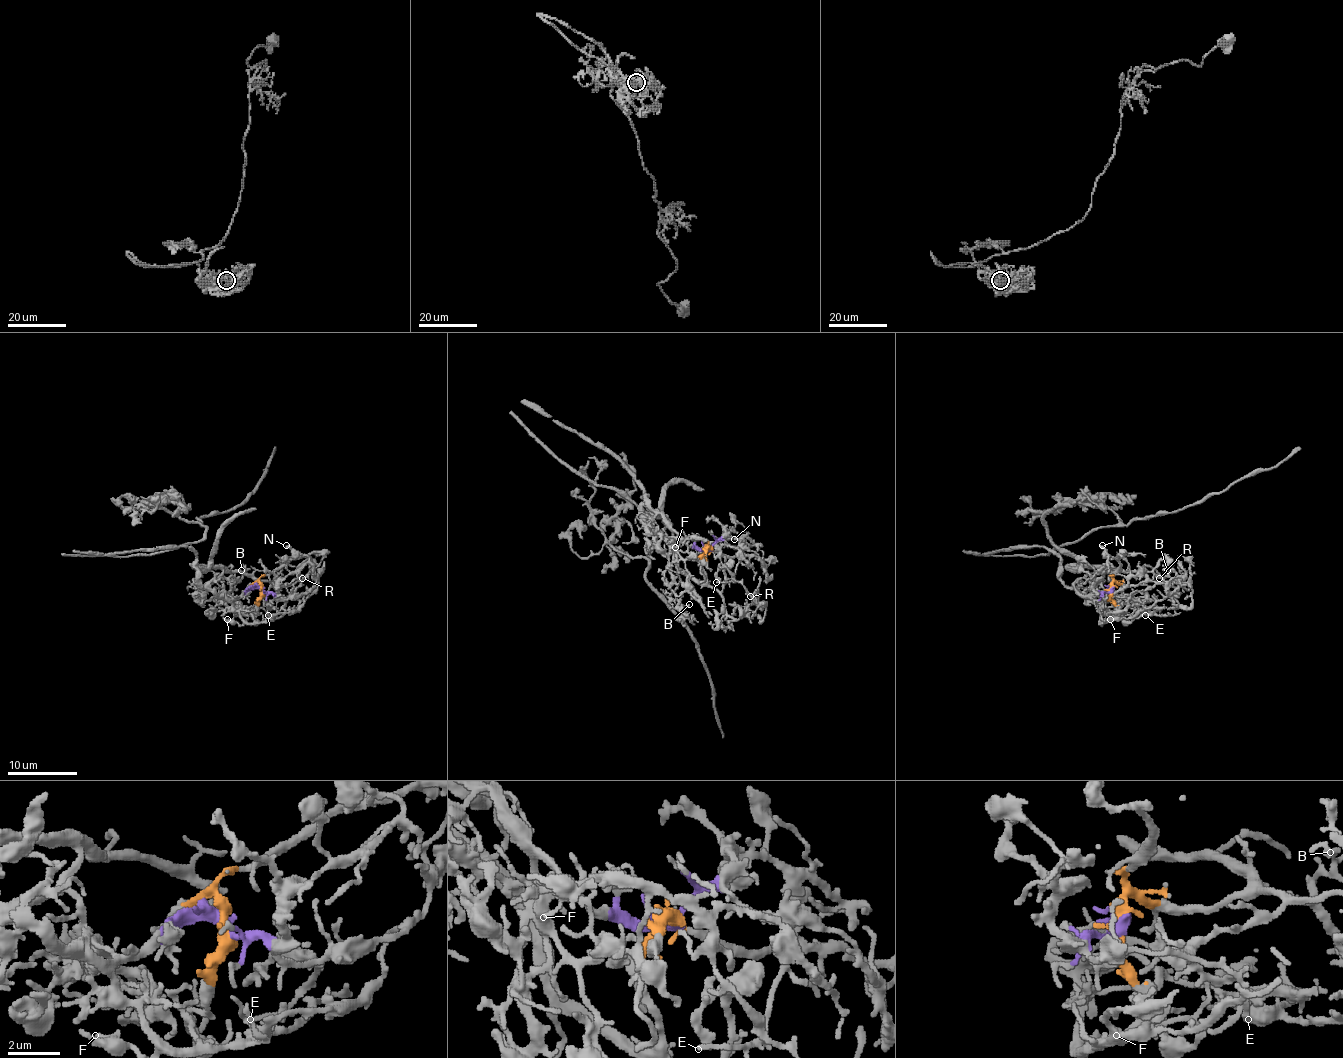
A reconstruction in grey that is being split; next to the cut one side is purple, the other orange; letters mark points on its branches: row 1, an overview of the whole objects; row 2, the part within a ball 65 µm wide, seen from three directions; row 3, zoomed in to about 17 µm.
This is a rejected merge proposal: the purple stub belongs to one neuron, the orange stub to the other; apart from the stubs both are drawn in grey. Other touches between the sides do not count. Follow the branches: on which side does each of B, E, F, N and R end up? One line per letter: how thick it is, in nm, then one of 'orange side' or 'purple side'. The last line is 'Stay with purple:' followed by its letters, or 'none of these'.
B: 180 nm | orange side
E: 150 nm | purple side
F: 160 nm | purple side
N: 320 nm | orange side
R: 200 nm | orange side
Stay with purple: E, F

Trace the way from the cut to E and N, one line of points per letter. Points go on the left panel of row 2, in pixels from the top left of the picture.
E: (261, 589), (276, 598), (287, 599), (291, 596), (268, 615)
N: (261, 589), (259, 578), (276, 571), (294, 557), (285, 545)

